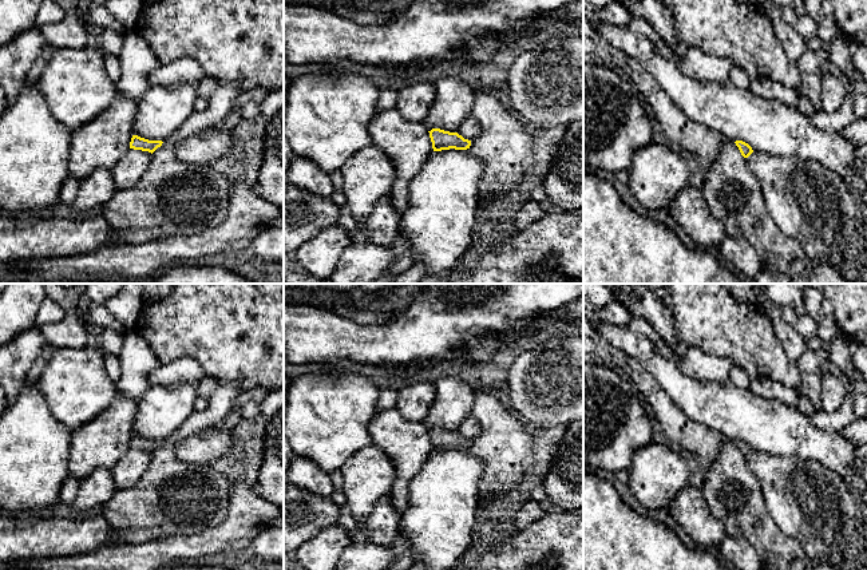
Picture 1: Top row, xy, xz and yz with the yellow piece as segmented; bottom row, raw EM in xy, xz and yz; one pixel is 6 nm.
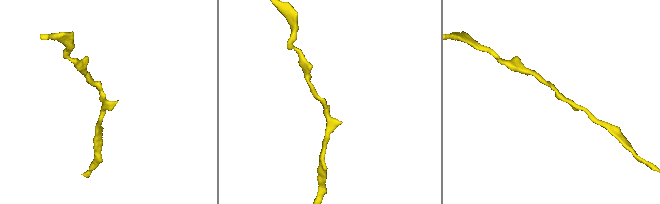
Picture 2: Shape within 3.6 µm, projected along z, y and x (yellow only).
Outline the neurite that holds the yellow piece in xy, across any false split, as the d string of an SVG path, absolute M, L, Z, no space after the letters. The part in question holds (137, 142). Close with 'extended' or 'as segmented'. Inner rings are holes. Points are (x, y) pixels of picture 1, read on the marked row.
M132 135L130 149L149 151L153 154L158 147L162 146L162 143L162 140L149 140L138 135Z; as segmented

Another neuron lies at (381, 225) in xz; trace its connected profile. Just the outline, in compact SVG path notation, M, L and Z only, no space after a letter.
M389 194L380 197L368 214L359 235L379 246L392 246L399 235L401 215L393 207Z

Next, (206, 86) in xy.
M205 76L198 80L198 98L209 100L214 91L218 88L218 83Z

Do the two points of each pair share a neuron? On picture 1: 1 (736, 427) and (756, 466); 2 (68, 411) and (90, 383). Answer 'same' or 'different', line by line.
1: different
2: same

